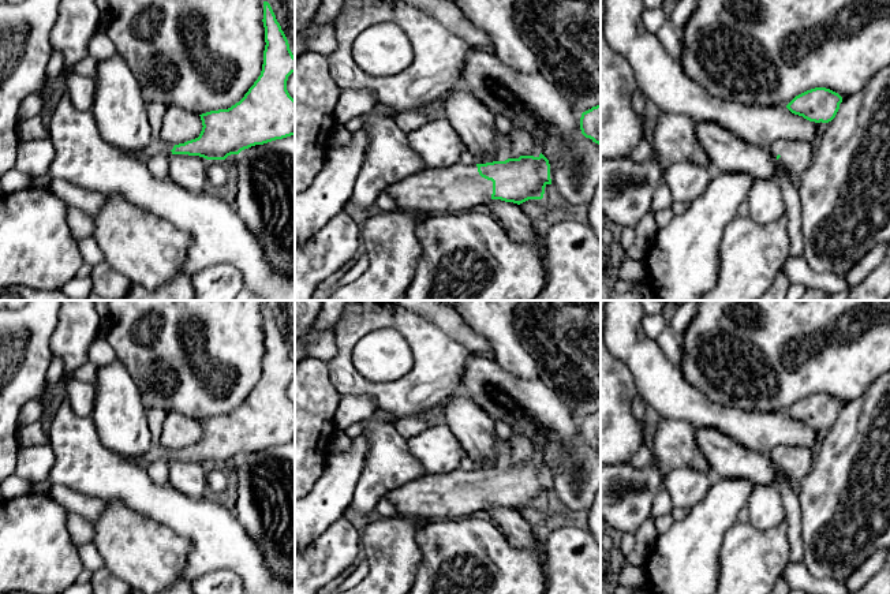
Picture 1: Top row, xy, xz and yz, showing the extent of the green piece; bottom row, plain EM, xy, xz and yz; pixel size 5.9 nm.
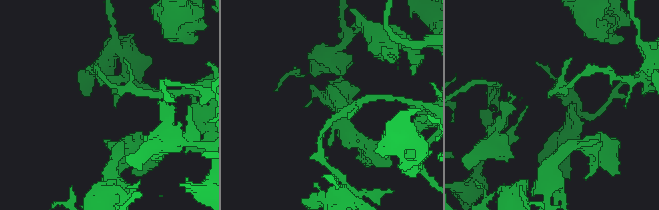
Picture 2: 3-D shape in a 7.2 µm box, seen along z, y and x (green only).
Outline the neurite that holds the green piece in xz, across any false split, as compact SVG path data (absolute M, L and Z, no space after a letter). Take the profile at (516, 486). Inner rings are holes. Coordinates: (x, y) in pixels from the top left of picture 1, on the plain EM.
M541 459L538 463L520 462L505 467L474 471L457 468L445 475L425 475L389 492L386 497L400 516L445 520L468 518L491 505L517 511L528 505L542 505L547 490L551 490L550 470Z

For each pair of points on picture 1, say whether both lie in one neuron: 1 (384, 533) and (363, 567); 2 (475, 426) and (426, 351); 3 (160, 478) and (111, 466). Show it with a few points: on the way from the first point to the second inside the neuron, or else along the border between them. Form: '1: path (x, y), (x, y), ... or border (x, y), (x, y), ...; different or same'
1: border (366, 559), (369, 572), (362, 579); different
2: border (457, 388), (445, 398); different
3: border (145, 470), (154, 482), (168, 485); different

